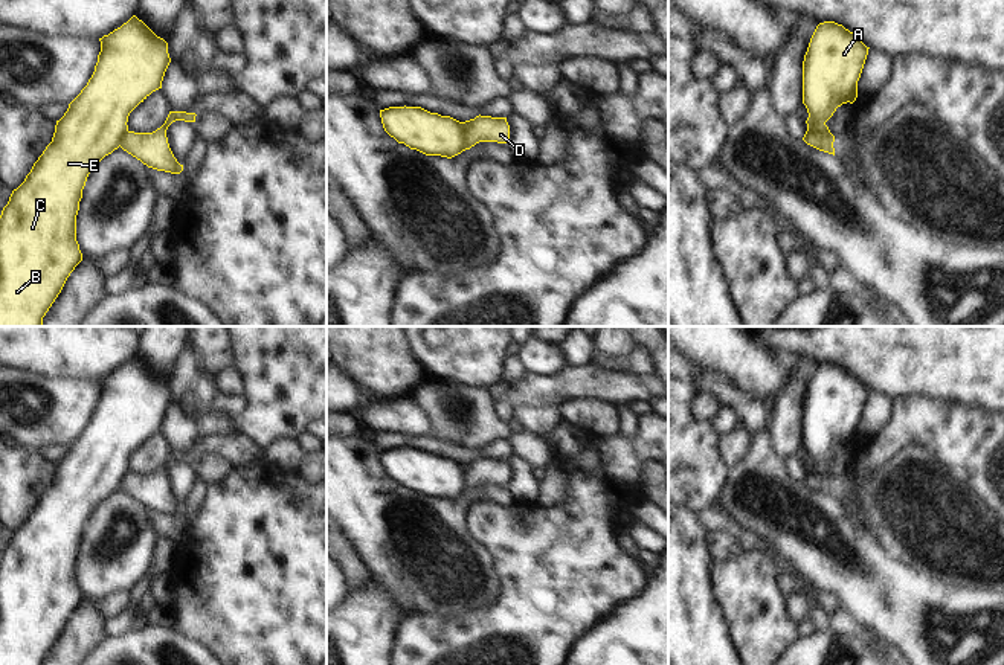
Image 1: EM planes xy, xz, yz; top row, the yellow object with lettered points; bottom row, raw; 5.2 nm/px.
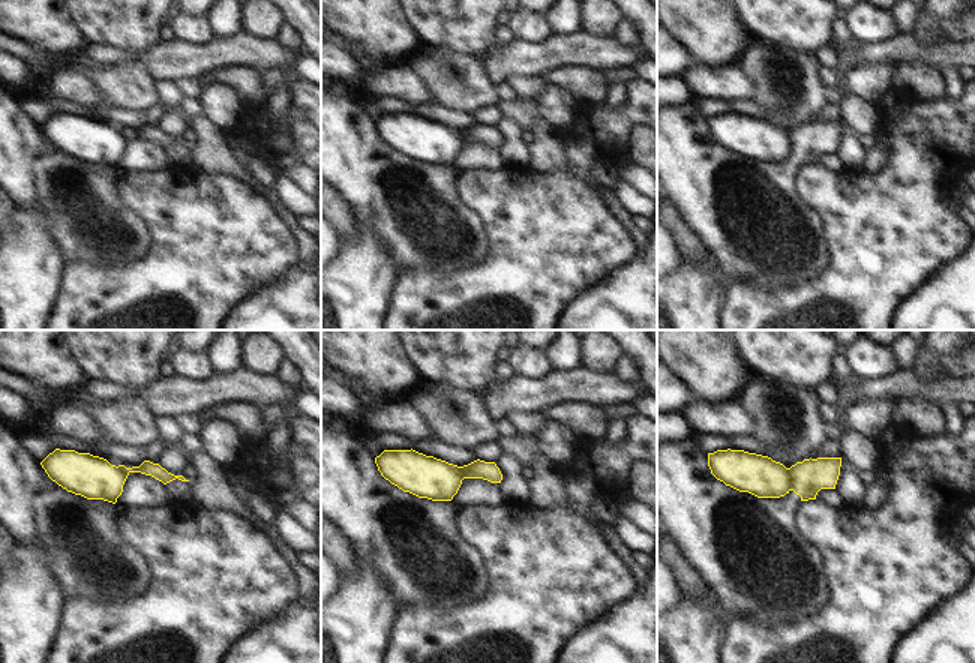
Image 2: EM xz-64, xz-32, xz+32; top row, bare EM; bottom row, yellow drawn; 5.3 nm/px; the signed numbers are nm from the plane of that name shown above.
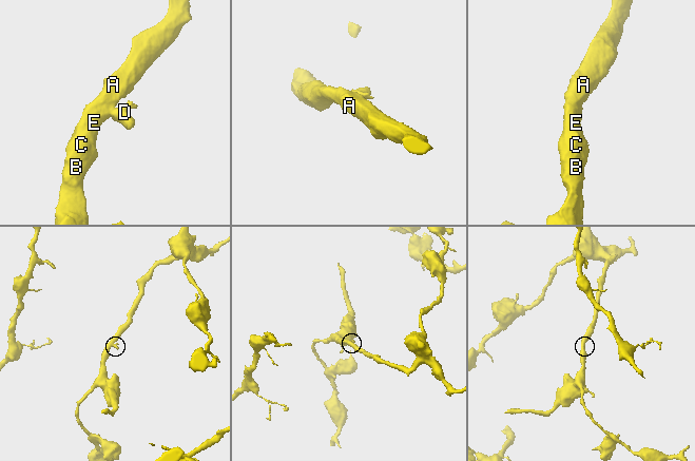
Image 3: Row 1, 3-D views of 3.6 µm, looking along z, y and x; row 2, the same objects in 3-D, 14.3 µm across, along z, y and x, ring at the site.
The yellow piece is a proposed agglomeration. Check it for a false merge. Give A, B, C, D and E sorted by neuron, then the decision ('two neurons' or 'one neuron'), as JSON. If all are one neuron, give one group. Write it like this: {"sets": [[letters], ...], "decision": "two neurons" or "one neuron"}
{"sets": [["A", "B", "C", "E"], ["D"]], "decision": "two neurons"}

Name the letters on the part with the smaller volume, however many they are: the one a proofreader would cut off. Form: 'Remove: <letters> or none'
Remove: D

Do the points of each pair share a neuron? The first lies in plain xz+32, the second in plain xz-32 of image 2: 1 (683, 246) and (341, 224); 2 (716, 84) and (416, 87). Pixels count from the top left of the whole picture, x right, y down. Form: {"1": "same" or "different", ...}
{"1": "same", "2": "same"}

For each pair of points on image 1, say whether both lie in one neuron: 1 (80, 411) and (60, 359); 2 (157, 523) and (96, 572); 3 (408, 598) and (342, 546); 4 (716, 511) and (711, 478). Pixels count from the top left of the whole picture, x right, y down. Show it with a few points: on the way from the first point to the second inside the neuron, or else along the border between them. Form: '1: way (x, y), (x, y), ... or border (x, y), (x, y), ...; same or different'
1: border (32, 375), (90, 379), (98, 382); different
2: border (148, 510), (148, 525), (156, 536); different
3: border (342, 533), (359, 562), (368, 571); different
4: border (717, 502), (696, 514); different

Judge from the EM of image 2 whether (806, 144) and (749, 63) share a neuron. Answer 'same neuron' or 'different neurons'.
different neurons

